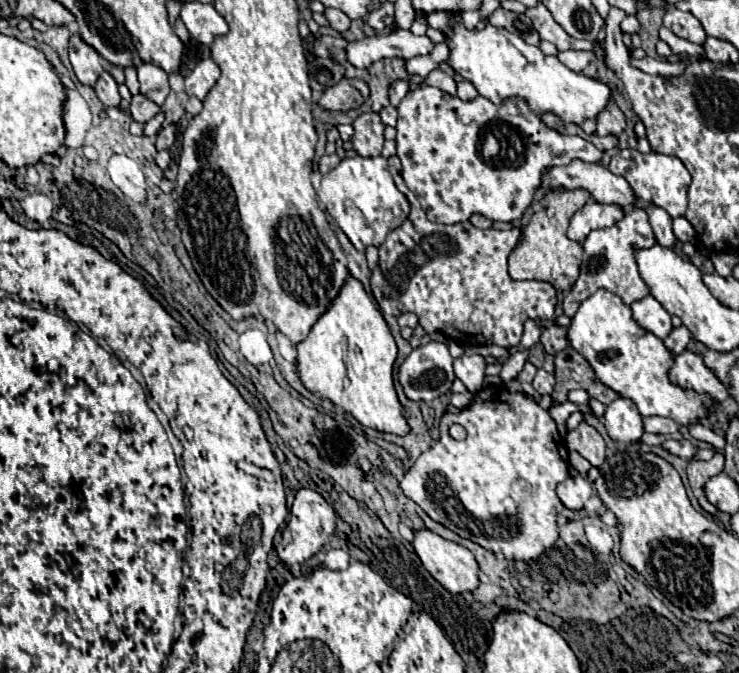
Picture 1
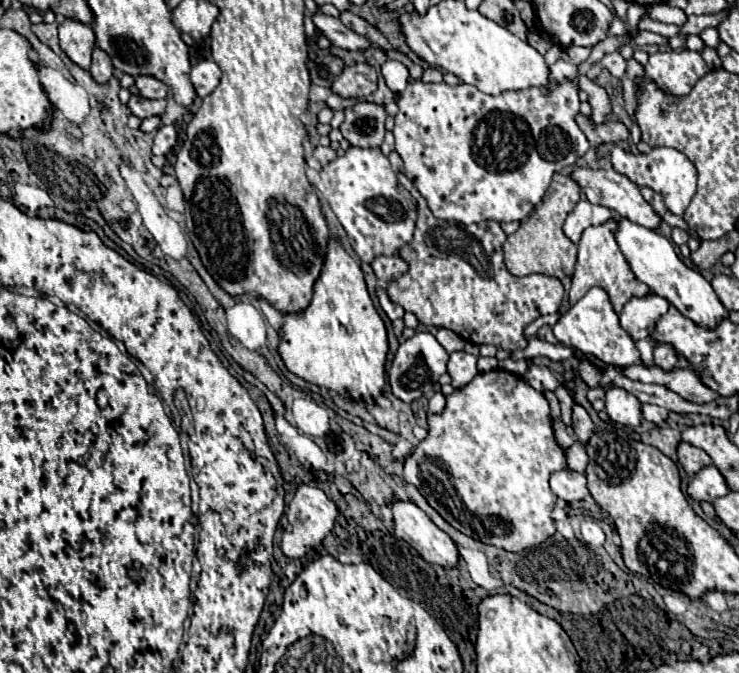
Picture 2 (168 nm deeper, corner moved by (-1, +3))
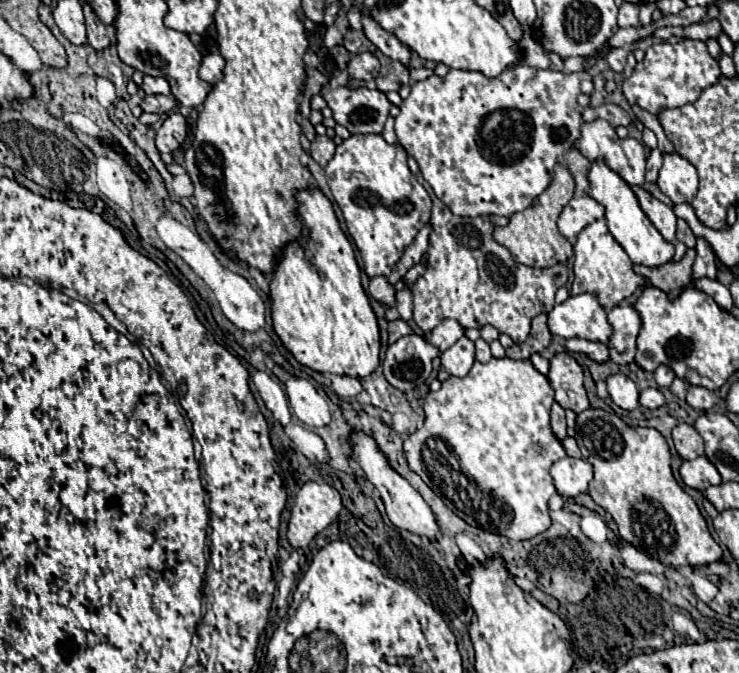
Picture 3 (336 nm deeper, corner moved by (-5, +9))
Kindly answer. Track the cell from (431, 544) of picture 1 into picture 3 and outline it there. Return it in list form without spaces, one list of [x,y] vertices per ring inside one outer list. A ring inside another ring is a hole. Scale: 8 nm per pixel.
[[[353,433],[351,437],[353,437],[353,441],[355,441],[353,457],[355,457],[355,461],[363,467],[363,471],[365,471],[365,475],[367,475],[367,481],[371,481],[371,483],[377,487],[377,491],[381,493],[381,499],[383,499],[383,503],[385,503],[385,511],[387,511],[387,517],[391,519],[391,523],[393,523],[395,527],[407,529],[407,531],[411,531],[411,533],[415,533],[415,535],[419,535],[419,537],[427,537],[427,539],[431,539],[431,541],[435,541],[435,539],[439,541],[439,539],[443,537],[443,533],[441,533],[441,527],[439,527],[439,523],[437,523],[437,517],[435,517],[433,509],[425,503],[425,499],[421,499],[421,495],[419,495],[401,475],[397,475],[397,473],[389,467],[385,455],[379,451],[377,443],[373,441],[373,437],[369,437],[369,435],[365,435],[365,433]]]

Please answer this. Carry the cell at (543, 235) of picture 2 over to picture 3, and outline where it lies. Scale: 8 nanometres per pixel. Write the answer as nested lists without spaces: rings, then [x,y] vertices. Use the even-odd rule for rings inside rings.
[[[557,163],[551,185],[535,199],[531,207],[513,215],[507,227],[495,227],[493,231],[495,241],[505,245],[517,263],[523,263],[529,267],[553,267],[557,263],[567,263],[567,259],[573,257],[573,245],[569,243],[569,239],[565,239],[559,233],[557,217],[563,211],[563,207],[571,201],[573,193],[575,193],[573,175],[561,163]]]

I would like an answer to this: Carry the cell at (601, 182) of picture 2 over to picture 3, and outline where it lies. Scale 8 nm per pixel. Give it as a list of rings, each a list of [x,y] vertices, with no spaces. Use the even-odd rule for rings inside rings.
[[[631,185],[633,193],[639,199],[641,209],[645,211],[645,215],[651,219],[651,223],[657,227],[657,231],[667,239],[667,241],[675,241],[675,213],[671,207],[667,207],[665,203],[661,203],[659,199],[655,199],[647,189],[639,187],[639,185]]]

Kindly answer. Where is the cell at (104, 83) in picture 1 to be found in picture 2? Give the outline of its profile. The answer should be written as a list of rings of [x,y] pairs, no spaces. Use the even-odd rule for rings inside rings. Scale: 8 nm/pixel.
[[[97,45],[93,47],[93,61],[91,61],[89,71],[99,83],[107,83],[109,77],[113,75],[113,65],[109,61],[109,55],[103,49],[97,49]]]

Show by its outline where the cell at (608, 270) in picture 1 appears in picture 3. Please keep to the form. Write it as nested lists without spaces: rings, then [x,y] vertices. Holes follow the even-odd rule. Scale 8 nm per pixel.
[[[599,219],[591,225],[587,225],[575,243],[575,265],[573,265],[573,289],[571,295],[579,295],[579,293],[597,293],[599,303],[609,311],[615,305],[619,305],[623,299],[631,297],[637,289],[643,289],[649,285],[649,279],[645,279],[643,275],[637,275],[633,271],[633,263],[627,257],[627,253],[623,251],[623,247],[613,239],[613,235],[607,229],[605,219]]]

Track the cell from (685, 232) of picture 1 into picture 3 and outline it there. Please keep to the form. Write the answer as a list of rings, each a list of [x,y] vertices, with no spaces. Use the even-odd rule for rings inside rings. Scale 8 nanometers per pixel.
[[[677,219],[677,241],[685,243],[687,247],[695,247],[695,235],[683,219]]]

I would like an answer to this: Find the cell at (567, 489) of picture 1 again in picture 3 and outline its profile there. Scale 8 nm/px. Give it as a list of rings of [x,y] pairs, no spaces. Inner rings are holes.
[[[565,457],[553,463],[551,477],[559,495],[577,497],[581,493],[587,493],[587,487],[593,479],[593,467],[583,459]]]

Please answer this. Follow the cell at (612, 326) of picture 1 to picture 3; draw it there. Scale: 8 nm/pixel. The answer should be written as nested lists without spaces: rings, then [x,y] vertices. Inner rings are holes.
[[[595,293],[571,295],[561,305],[555,305],[549,311],[549,329],[563,339],[581,337],[599,343],[607,343],[613,335],[607,311],[601,307]]]

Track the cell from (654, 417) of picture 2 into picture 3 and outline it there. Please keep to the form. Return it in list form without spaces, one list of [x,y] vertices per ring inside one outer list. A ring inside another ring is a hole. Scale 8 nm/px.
[[[647,387],[645,391],[641,391],[641,397],[639,397],[639,403],[647,409],[659,409],[661,405],[665,405],[665,399],[663,399],[663,393],[659,389],[651,389]]]

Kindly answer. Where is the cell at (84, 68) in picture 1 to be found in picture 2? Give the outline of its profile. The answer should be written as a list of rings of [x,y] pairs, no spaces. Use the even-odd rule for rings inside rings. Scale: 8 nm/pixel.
[[[63,19],[59,23],[59,43],[71,61],[75,61],[83,69],[89,69],[91,51],[95,45],[91,25],[73,19]]]

